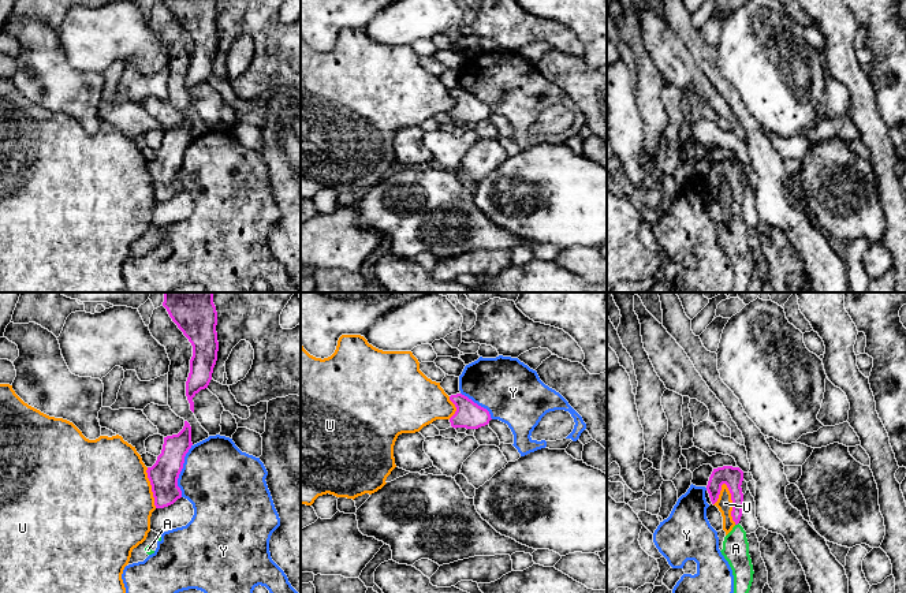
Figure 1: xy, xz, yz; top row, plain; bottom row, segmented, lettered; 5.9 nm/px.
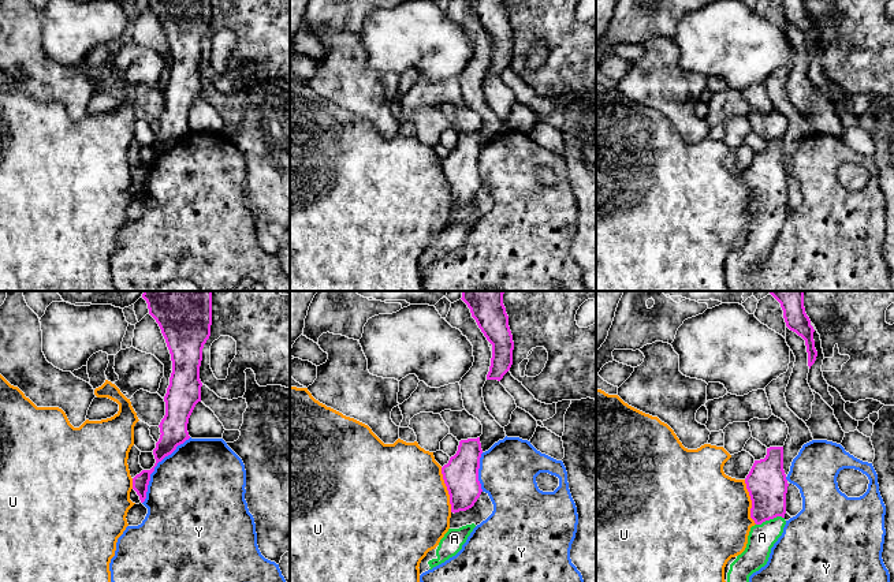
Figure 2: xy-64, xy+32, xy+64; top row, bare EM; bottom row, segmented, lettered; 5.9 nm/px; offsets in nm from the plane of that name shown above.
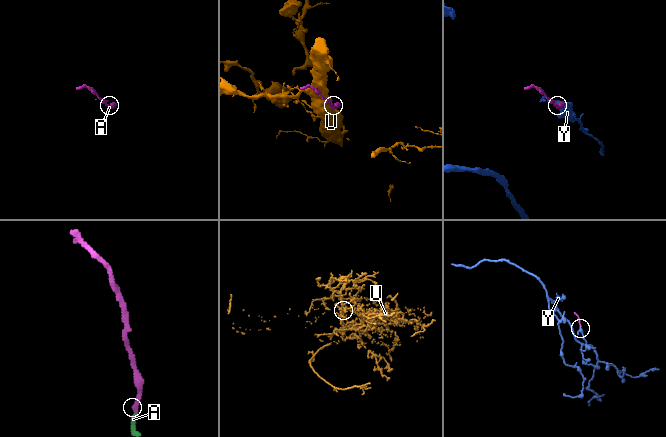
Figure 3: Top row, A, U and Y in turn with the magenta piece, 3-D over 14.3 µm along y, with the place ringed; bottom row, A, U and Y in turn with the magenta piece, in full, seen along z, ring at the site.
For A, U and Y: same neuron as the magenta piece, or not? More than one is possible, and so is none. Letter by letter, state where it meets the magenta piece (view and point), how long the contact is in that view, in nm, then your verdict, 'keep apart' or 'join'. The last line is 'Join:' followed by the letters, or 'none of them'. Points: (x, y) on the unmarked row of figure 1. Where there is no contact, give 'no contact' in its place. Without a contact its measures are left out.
A: contact yz (737, 217); length 30 nm; join
U: contact yz (733, 197); length 260 nm; keep apart
Y: contact xy (181, 164); length 320 nm; keep apart
Join: A

